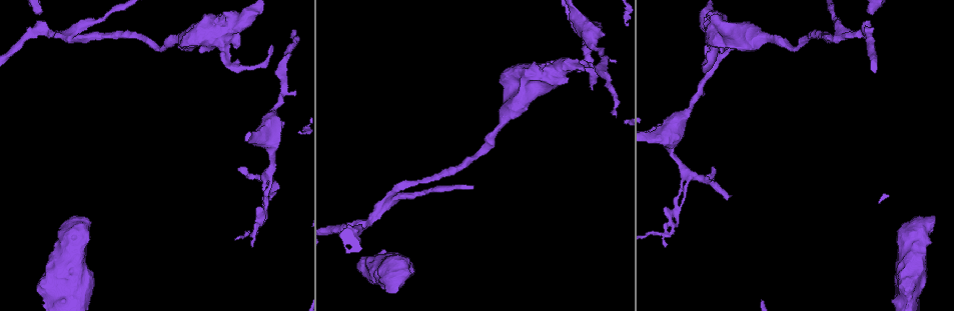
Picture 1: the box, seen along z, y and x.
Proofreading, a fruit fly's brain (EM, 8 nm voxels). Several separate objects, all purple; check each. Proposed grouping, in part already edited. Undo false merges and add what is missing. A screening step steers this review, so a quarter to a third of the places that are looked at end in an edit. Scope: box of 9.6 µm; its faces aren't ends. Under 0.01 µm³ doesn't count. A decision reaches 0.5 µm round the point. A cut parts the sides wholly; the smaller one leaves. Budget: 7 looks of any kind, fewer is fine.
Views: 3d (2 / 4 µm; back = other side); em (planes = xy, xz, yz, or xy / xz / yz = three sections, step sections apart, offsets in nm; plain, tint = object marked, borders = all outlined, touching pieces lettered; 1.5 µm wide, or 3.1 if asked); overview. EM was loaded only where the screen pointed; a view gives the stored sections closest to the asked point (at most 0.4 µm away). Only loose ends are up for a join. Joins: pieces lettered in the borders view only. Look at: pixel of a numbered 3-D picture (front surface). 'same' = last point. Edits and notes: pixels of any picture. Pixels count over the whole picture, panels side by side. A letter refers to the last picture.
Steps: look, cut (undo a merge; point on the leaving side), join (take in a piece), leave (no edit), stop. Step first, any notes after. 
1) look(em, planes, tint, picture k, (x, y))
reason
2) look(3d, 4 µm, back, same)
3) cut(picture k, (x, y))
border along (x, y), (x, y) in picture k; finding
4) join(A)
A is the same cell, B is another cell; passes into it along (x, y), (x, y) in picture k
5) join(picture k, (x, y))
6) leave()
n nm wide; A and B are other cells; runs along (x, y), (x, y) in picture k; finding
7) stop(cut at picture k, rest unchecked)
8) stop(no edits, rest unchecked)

look(3d, 4 µm, picture 1, (295, 29))
free end

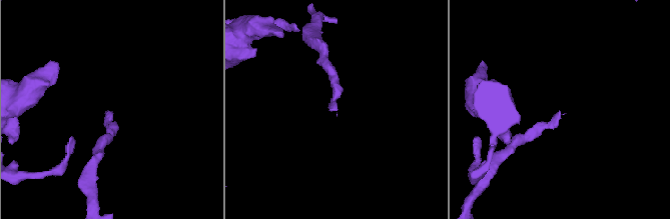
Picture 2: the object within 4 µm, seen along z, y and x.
look(em, planes, borders, picture 2, (335, 109))

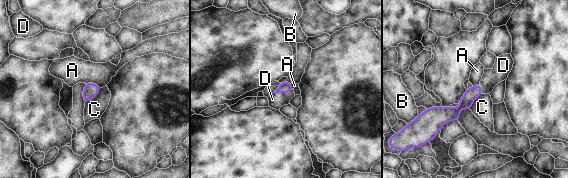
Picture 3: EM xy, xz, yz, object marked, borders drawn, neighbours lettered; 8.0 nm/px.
join(D)
D is the same cell, A, B and C are other cells; passes into it along (284, 87), (283, 92), (276, 100) in picture 3; the neuron continues

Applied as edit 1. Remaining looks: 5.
look(overview)
see it whole again

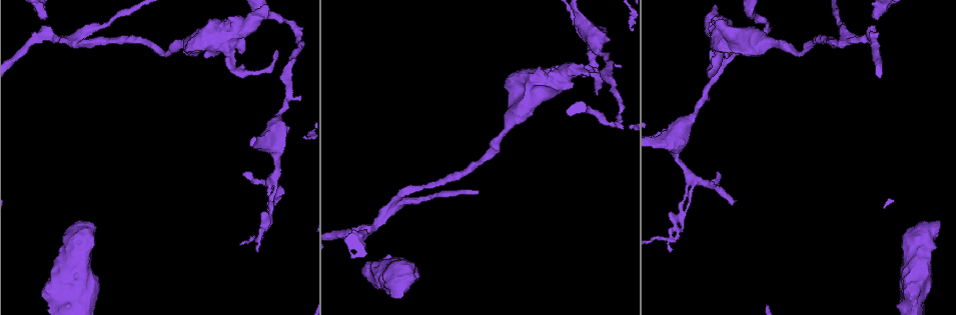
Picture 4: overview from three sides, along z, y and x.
look(3d, 4 µm, picture 4, (240, 51))
branch stops here

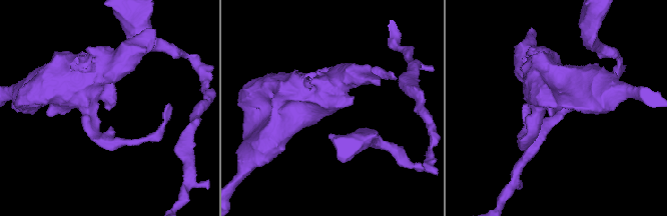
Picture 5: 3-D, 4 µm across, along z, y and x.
look(em, planes, borders, picture 5, (109, 110))

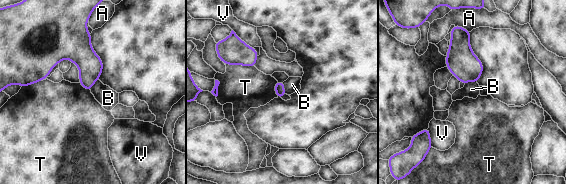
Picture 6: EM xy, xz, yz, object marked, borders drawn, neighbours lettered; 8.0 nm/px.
leave()
A, B, T and V are other cells; border along (477, 83), (467, 82), (464, 85) in picture 6; none of them fits

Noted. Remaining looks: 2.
look(em, planes, borders, picture 4, (259, 237))

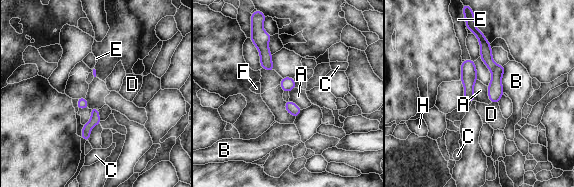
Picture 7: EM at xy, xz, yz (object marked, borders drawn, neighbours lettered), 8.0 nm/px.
leave()
A, B, C, D, E, F and H are other cells; runs along (479, 35), (496, 70), (496, 100) in picture 7; one neuron here

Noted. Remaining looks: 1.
stop(join at picture 3, rest unchecked)

